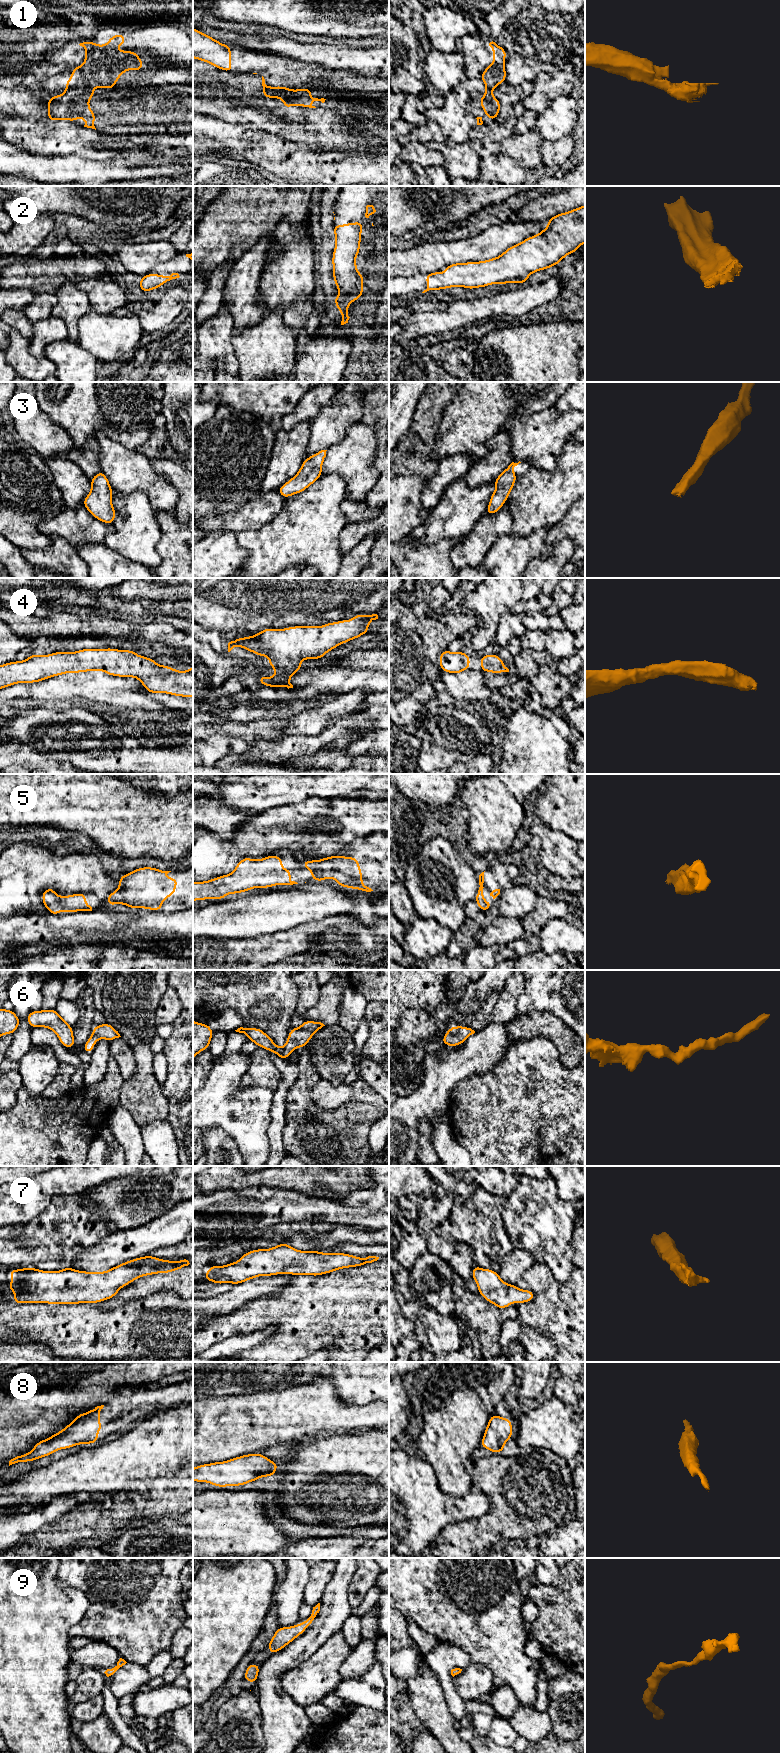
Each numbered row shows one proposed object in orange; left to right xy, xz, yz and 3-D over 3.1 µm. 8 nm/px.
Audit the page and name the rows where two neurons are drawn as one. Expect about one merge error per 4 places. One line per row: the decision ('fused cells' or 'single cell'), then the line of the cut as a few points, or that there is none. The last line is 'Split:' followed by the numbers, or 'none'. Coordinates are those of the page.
1: fused cells | xy (92, 87), (69, 87), (67, 89)
2: single cell | no cut
3: single cell | no cut
4: single cell | no cut
5: single cell | no cut
6: single cell | no cut
7: single cell | no cut
8: single cell | no cut
9: single cell | no cut
Split: 1

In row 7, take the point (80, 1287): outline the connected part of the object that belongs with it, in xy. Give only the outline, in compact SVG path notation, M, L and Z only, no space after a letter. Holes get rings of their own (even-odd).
M142 1256L129 1260L103 1272L79 1271L67 1266L60 1271L44 1271L33 1267L24 1267L22 1270L11 1269L9 1271L11 1283L7 1289L15 1293L13 1303L46 1303L46 1304L81 1304L81 1303L100 1303L111 1299L119 1290L132 1283L136 1279L158 1274L169 1273L175 1270L181 1270L188 1266L188 1260L179 1260L172 1262L170 1260L161 1260L155 1256Z

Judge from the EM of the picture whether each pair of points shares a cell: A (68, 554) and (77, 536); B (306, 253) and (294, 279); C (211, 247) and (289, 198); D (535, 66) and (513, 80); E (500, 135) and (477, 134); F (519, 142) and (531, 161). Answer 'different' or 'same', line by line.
A: different
B: same
C: same
D: same
E: same
F: same

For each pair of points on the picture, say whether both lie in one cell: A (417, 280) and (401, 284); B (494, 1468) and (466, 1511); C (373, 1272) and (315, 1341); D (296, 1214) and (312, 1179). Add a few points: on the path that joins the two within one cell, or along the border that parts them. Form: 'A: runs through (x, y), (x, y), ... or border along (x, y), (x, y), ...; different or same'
A: runs through (413, 284), (405, 284); same
B: border along (476, 1488), (479, 1488), (489, 1497); different
C: runs through (365, 1290), (330, 1325); same
D: border along (293, 1190), (308, 1196), (321, 1197); different

